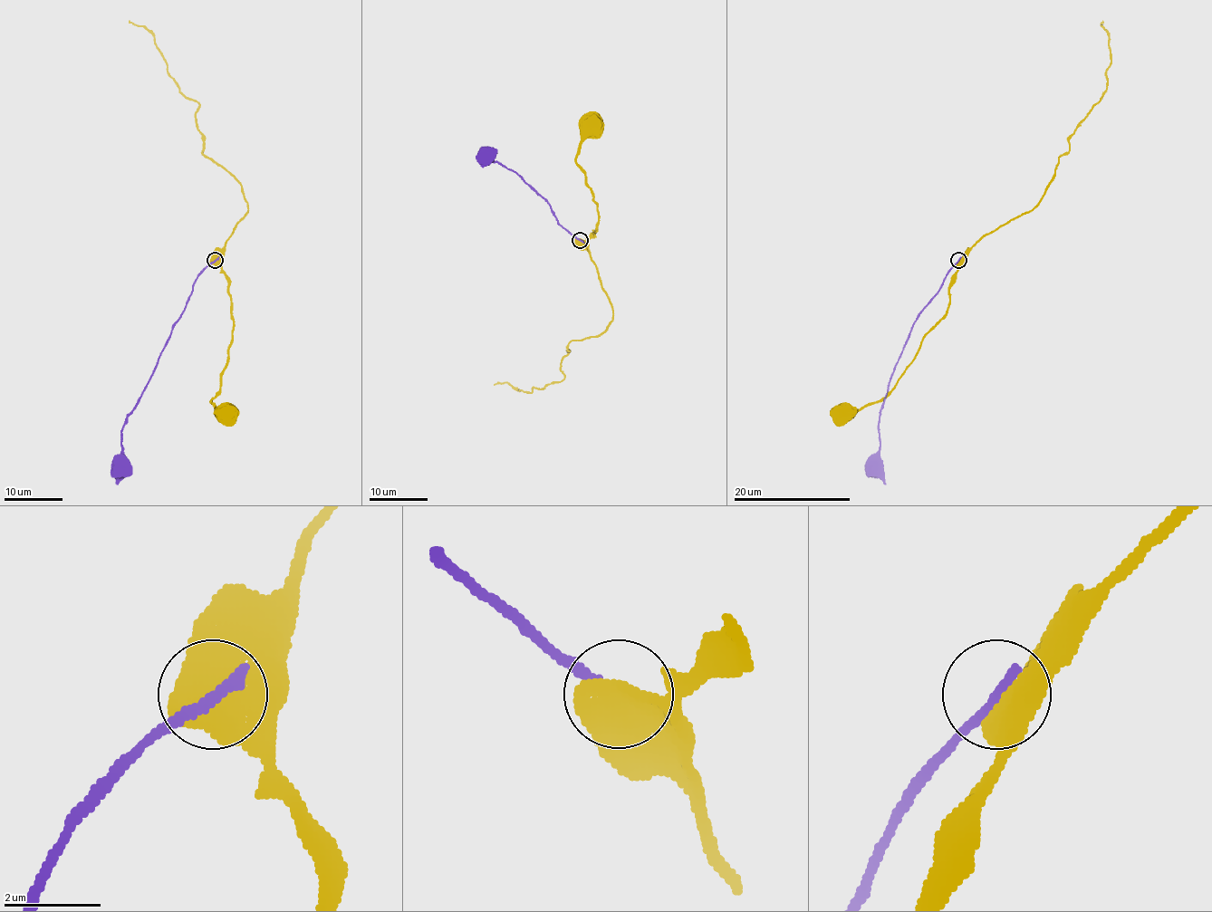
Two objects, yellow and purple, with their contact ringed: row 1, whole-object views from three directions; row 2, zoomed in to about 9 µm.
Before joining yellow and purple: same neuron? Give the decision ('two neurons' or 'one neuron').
two neurons

